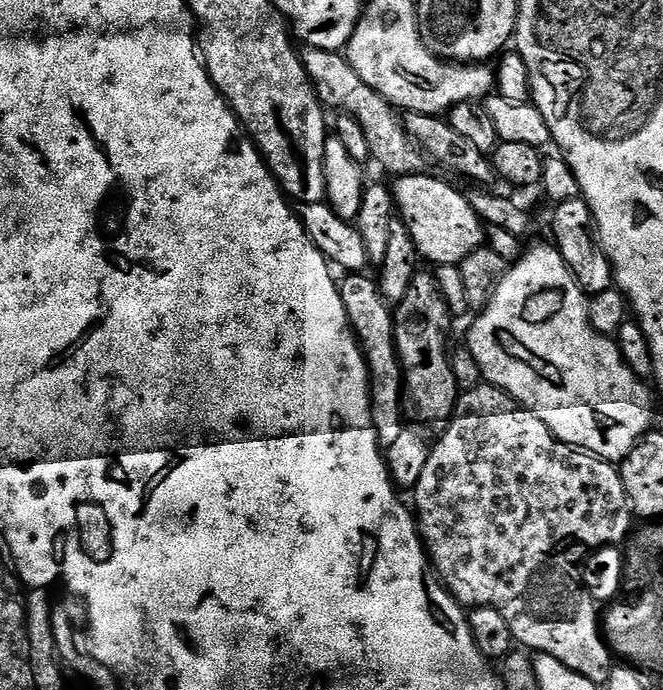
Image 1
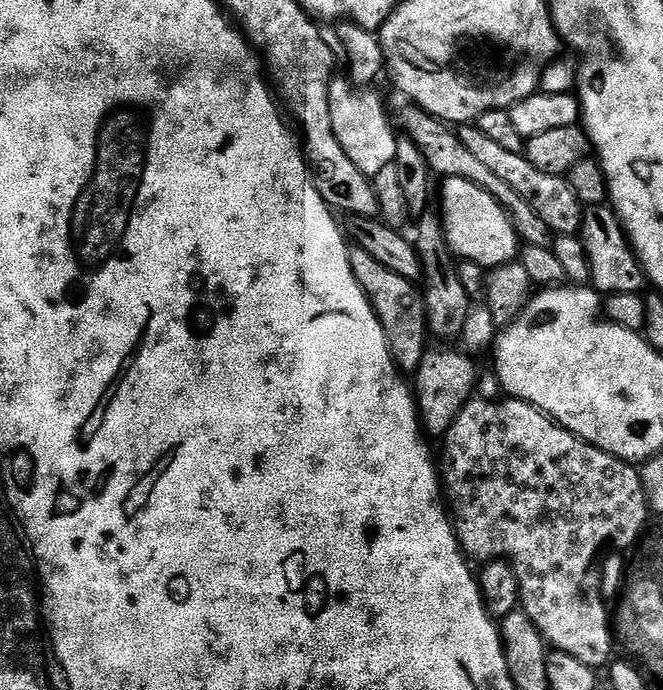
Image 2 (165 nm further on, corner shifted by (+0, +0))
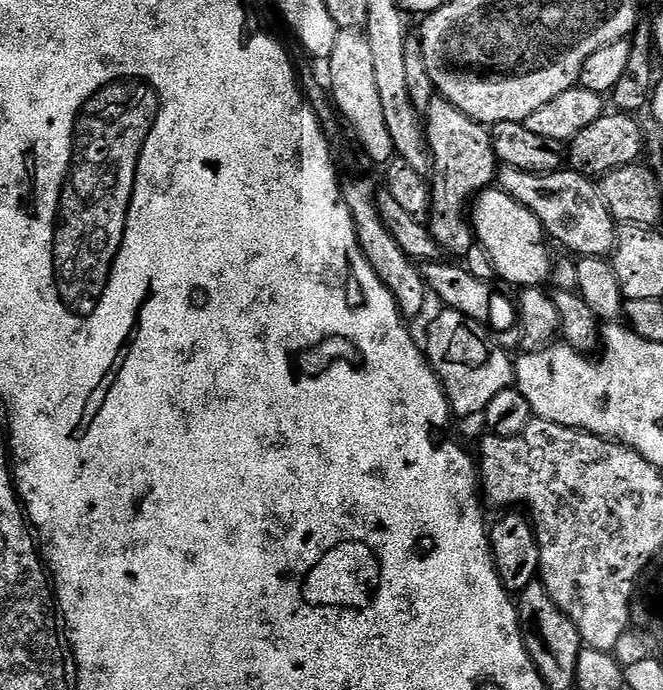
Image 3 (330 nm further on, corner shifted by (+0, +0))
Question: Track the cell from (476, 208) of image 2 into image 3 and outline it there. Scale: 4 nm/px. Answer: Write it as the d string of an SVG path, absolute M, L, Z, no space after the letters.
M493 186L485 188L476 197L470 208L470 219L472 231L478 243L490 254L490 262L501 281L504 279L508 284L517 284L517 289L523 290L543 285L549 279L550 255L544 245L546 233L538 218L534 218L526 206Z

